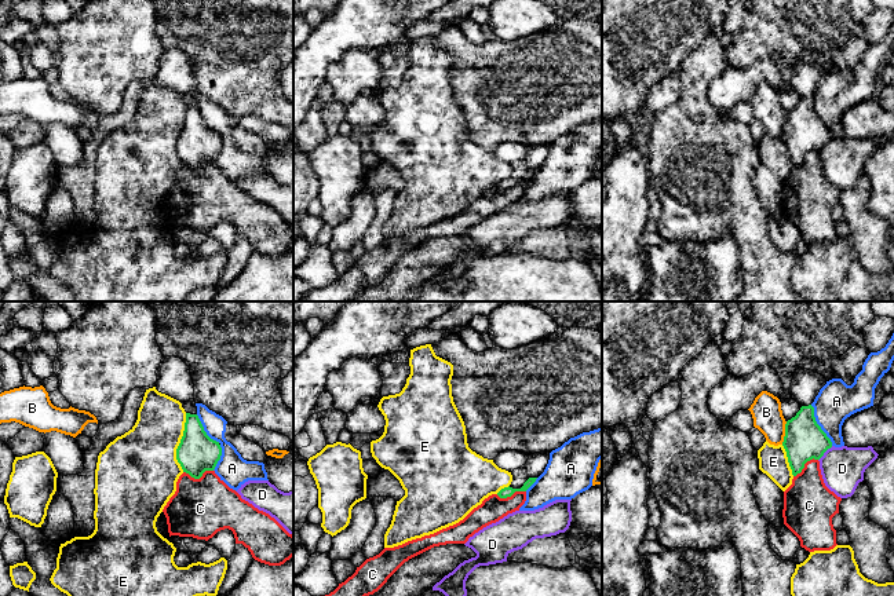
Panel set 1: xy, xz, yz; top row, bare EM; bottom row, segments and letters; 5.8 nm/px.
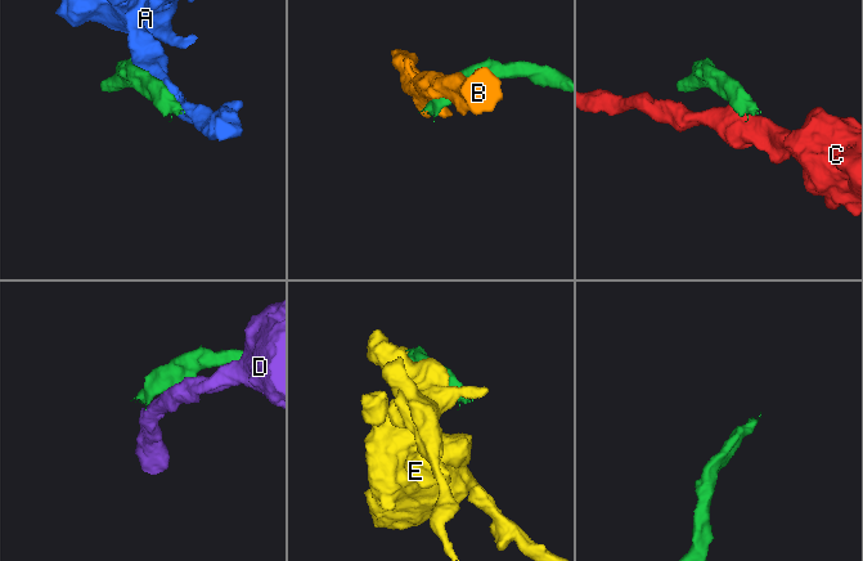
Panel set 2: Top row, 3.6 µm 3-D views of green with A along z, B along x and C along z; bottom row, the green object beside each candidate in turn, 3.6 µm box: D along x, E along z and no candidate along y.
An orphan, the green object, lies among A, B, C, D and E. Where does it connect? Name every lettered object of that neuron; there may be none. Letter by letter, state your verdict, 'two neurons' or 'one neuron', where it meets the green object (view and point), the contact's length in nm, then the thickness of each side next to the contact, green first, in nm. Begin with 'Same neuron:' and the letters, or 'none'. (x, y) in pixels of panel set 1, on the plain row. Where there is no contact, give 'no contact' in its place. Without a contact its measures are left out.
Same neuron: none
A: two neurons; meets green in yz at (818, 117); contact 280 nm long; 240 nm thick on the green side, 240 nm on the other
B: two neurons; meets green in yz at (785, 124); contact 140 nm long; 240 nm thick on the green side, 180 nm on the other
C: two neurons; meets green in xy at (197, 169); contact 180 nm long; 220 nm thick on the green side, 340 nm on the other
D: two neurons; meets green in yz at (824, 143); contact 120 nm long; 240 nm thick on the green side, 260 nm on the other
E: two neurons; meets green in xy at (181, 134); contact 340 nm long; 220 nm thick on the green side, 380 nm on the other

